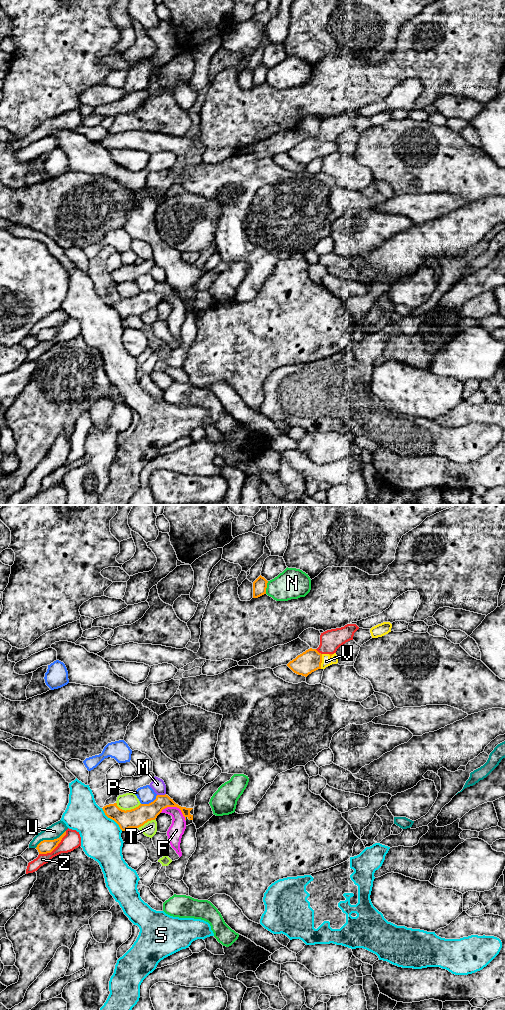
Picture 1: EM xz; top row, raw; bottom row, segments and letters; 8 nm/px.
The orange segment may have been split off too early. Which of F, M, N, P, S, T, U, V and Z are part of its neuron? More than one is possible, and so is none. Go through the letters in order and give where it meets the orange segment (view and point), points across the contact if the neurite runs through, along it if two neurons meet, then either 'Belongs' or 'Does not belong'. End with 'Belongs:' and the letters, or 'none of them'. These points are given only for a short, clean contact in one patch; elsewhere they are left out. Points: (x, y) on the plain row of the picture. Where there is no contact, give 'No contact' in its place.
F: Touches orange at xz (175, 294). Boundary: xz (160, 300), (167, 295), (177, 295), (185, 307). Does not belong
M: Touches orange at xz (161, 283). Boundary: xz (165, 281), (157, 283). Does not belong
N: Touches orange at xz (266, 75). Does not belong
P: Touches orange at xz (149, 291). Does not belong
S: Touches orange at xz (111, 306). Does not belong
T: Touches orange at xz (128, 298). Does not belong
U: Touches orange at xz (50, 328). Does not belong
V: Touches orange at xz (321, 149). Path across: xz (309, 149), (321, 149), (326, 149). Belongs
Z: Touches orange at xz (55, 335). Does not belong
Belongs: V

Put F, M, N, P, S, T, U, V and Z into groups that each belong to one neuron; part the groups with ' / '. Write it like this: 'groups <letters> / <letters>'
groups F / M / N / P / S / T / U / V / Z

